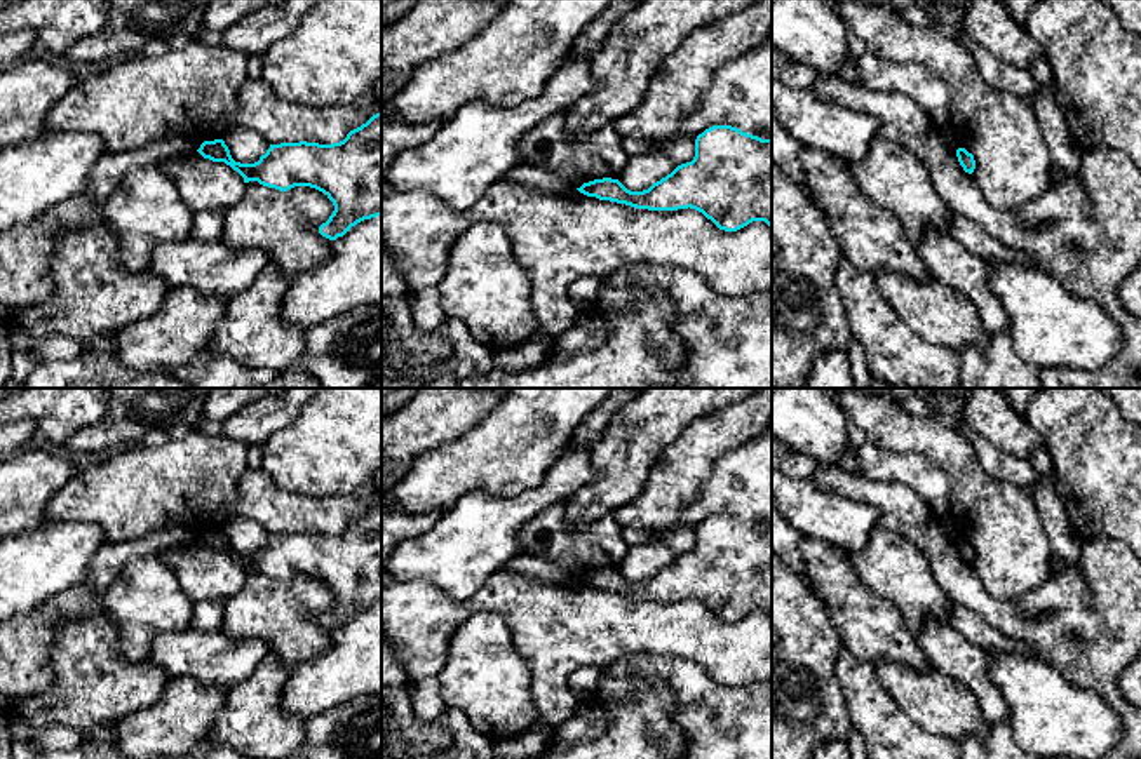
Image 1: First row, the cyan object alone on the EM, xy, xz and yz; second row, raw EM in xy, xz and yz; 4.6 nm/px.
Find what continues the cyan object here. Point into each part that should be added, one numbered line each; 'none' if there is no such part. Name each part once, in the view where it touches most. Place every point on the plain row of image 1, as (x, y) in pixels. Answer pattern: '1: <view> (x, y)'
none

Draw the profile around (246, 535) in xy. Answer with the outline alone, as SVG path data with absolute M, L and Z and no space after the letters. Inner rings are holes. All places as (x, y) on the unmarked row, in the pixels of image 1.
M230 517L223 527L235 552L254 554L267 543L270 533L247 517Z

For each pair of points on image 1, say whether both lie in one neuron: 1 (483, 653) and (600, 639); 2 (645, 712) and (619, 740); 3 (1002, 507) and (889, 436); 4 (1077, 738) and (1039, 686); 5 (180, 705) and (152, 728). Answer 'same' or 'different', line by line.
1: different
2: same
3: same
4: same
5: same

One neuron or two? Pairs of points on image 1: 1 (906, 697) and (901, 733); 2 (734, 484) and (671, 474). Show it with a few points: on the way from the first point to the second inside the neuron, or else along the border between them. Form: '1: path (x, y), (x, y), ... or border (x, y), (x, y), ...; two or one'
1: border (878, 681), (904, 712), (925, 730), (939, 735); two
2: border (734, 448), (715, 463), (697, 495), (681, 510); two

